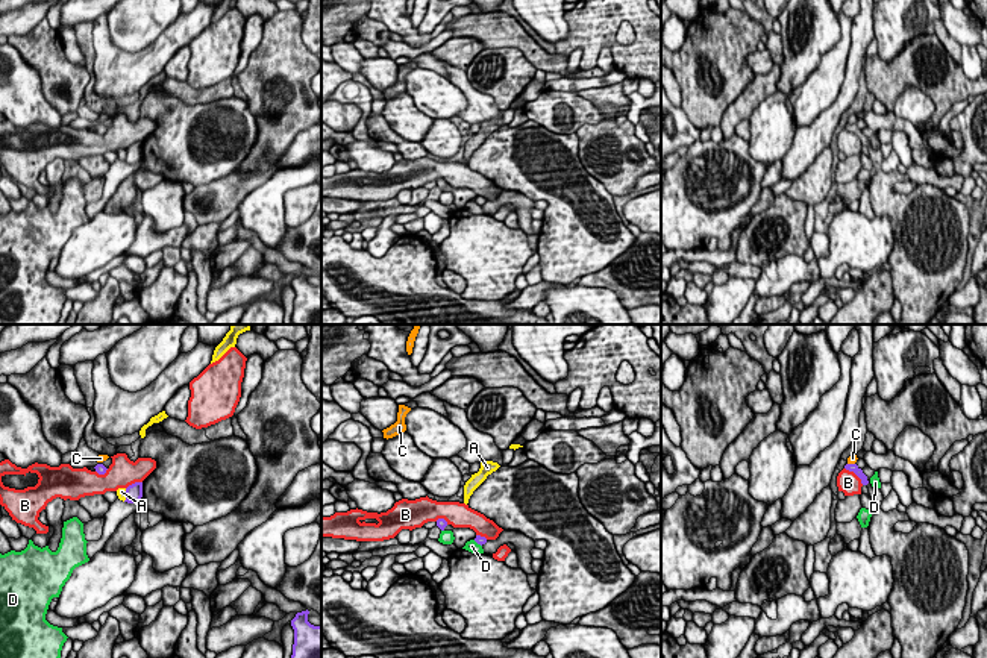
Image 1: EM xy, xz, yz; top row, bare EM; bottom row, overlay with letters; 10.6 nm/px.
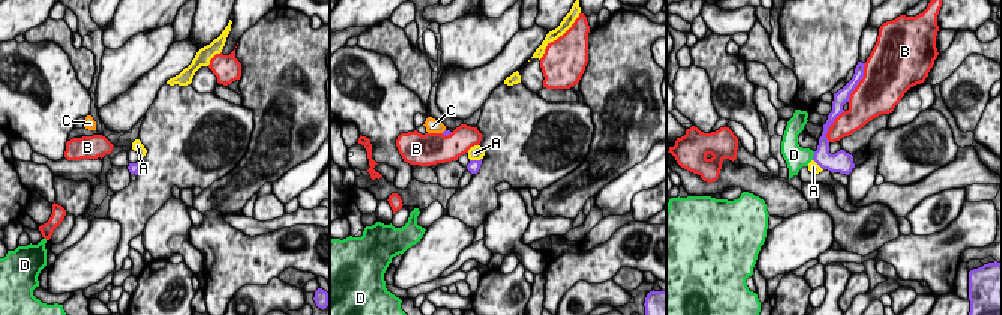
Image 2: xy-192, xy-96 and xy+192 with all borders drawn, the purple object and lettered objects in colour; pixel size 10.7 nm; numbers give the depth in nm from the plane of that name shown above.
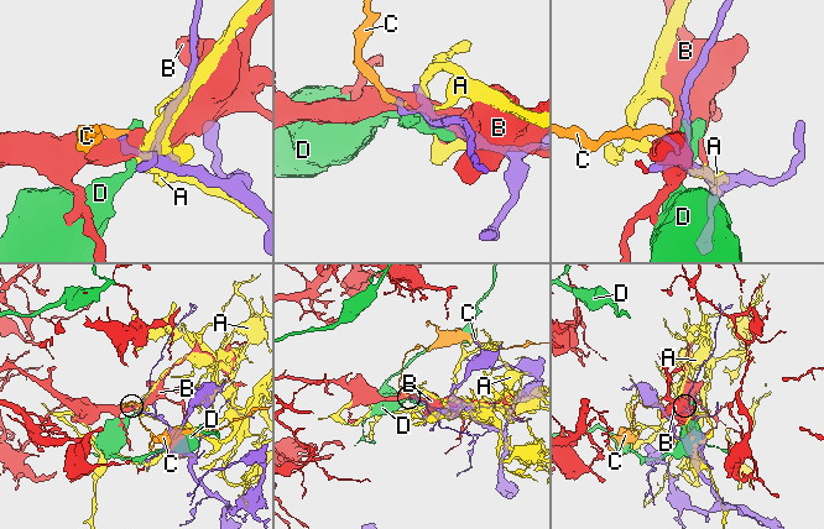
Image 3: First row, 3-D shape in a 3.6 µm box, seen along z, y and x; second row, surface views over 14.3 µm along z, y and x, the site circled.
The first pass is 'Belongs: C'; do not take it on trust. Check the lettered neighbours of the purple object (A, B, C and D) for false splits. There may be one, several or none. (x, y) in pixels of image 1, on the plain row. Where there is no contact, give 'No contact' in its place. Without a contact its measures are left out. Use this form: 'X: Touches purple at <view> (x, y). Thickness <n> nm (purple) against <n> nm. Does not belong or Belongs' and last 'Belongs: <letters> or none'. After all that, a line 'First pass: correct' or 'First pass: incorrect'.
A: Touches purple at xy (126, 155). Thickness 190 nm (purple) against 100 nm. Does not belong
B: Touches purple at yz (855, 134). Thickness 100 nm (purple) against 240 nm. Does not belong
C: Touches purple at yz (851, 125). Thickness 100 nm (purple) against 90 nm. Does not belong
D: Touches purple at xz (478, 203). Thickness 100 nm (purple) against 130 nm. Does not belong
Belongs: none
First pass: incorrect

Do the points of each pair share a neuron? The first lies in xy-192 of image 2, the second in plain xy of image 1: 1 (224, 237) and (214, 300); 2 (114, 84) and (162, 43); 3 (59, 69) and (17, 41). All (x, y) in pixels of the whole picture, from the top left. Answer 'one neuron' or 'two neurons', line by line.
1: two neurons
2: two neurons
3: two neurons

